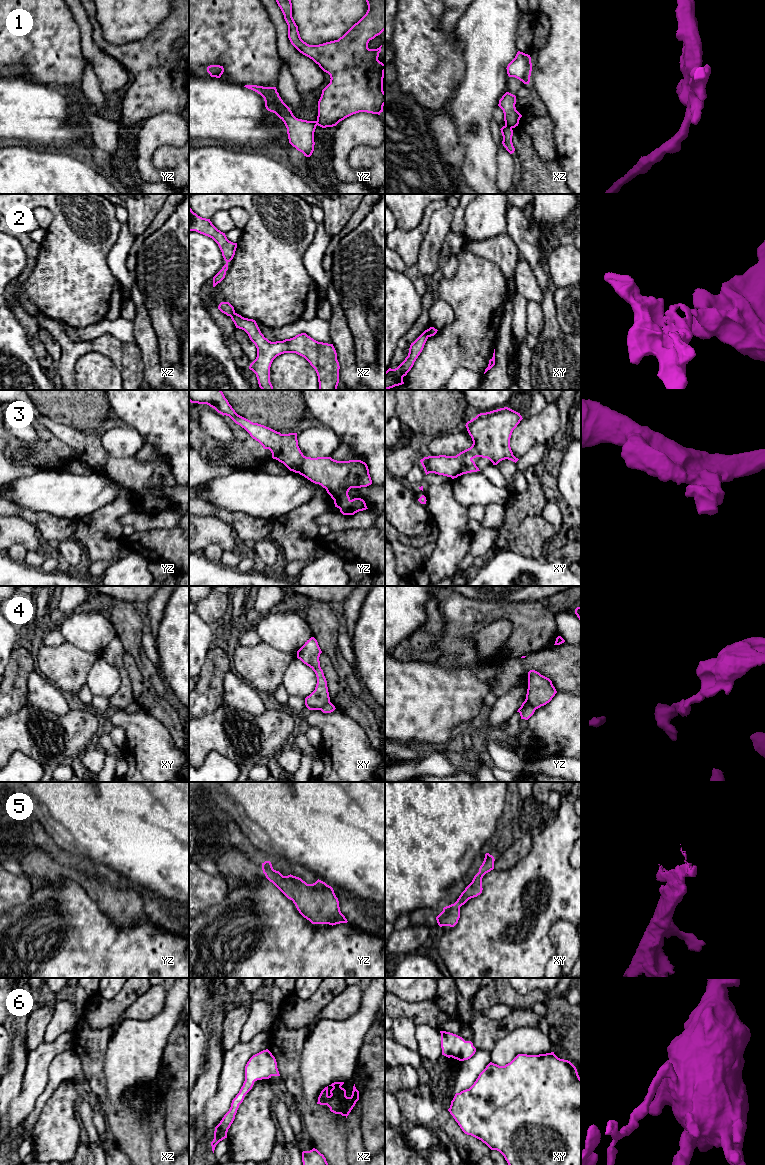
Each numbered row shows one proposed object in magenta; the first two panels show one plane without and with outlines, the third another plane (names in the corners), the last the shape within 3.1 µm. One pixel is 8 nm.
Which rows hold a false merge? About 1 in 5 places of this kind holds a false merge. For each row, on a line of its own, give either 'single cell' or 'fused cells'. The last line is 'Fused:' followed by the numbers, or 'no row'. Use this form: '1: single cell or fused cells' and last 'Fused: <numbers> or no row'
1: fused cells
2: fused cells
3: single cell
4: fused cells
5: single cell
6: single cell
Fused: 1, 2, 4

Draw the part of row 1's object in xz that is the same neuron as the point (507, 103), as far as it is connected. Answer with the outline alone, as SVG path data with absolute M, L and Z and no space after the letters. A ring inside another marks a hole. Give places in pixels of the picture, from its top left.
M506 92L499 100L498 106L503 110L505 126L515 128L522 115L516 110L516 96Z

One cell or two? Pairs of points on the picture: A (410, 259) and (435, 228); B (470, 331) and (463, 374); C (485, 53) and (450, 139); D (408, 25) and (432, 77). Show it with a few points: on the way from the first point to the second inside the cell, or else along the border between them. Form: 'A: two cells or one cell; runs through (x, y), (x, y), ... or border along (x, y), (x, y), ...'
A: two cells; border along (428, 226), (415, 263)
B: two cells; border along (482, 375), (465, 368), (457, 368), (448, 379)
C: two cells; border along (446, 113), (455, 126), (463, 148)
D: one cell; runs through (418, 38), (429, 64)

